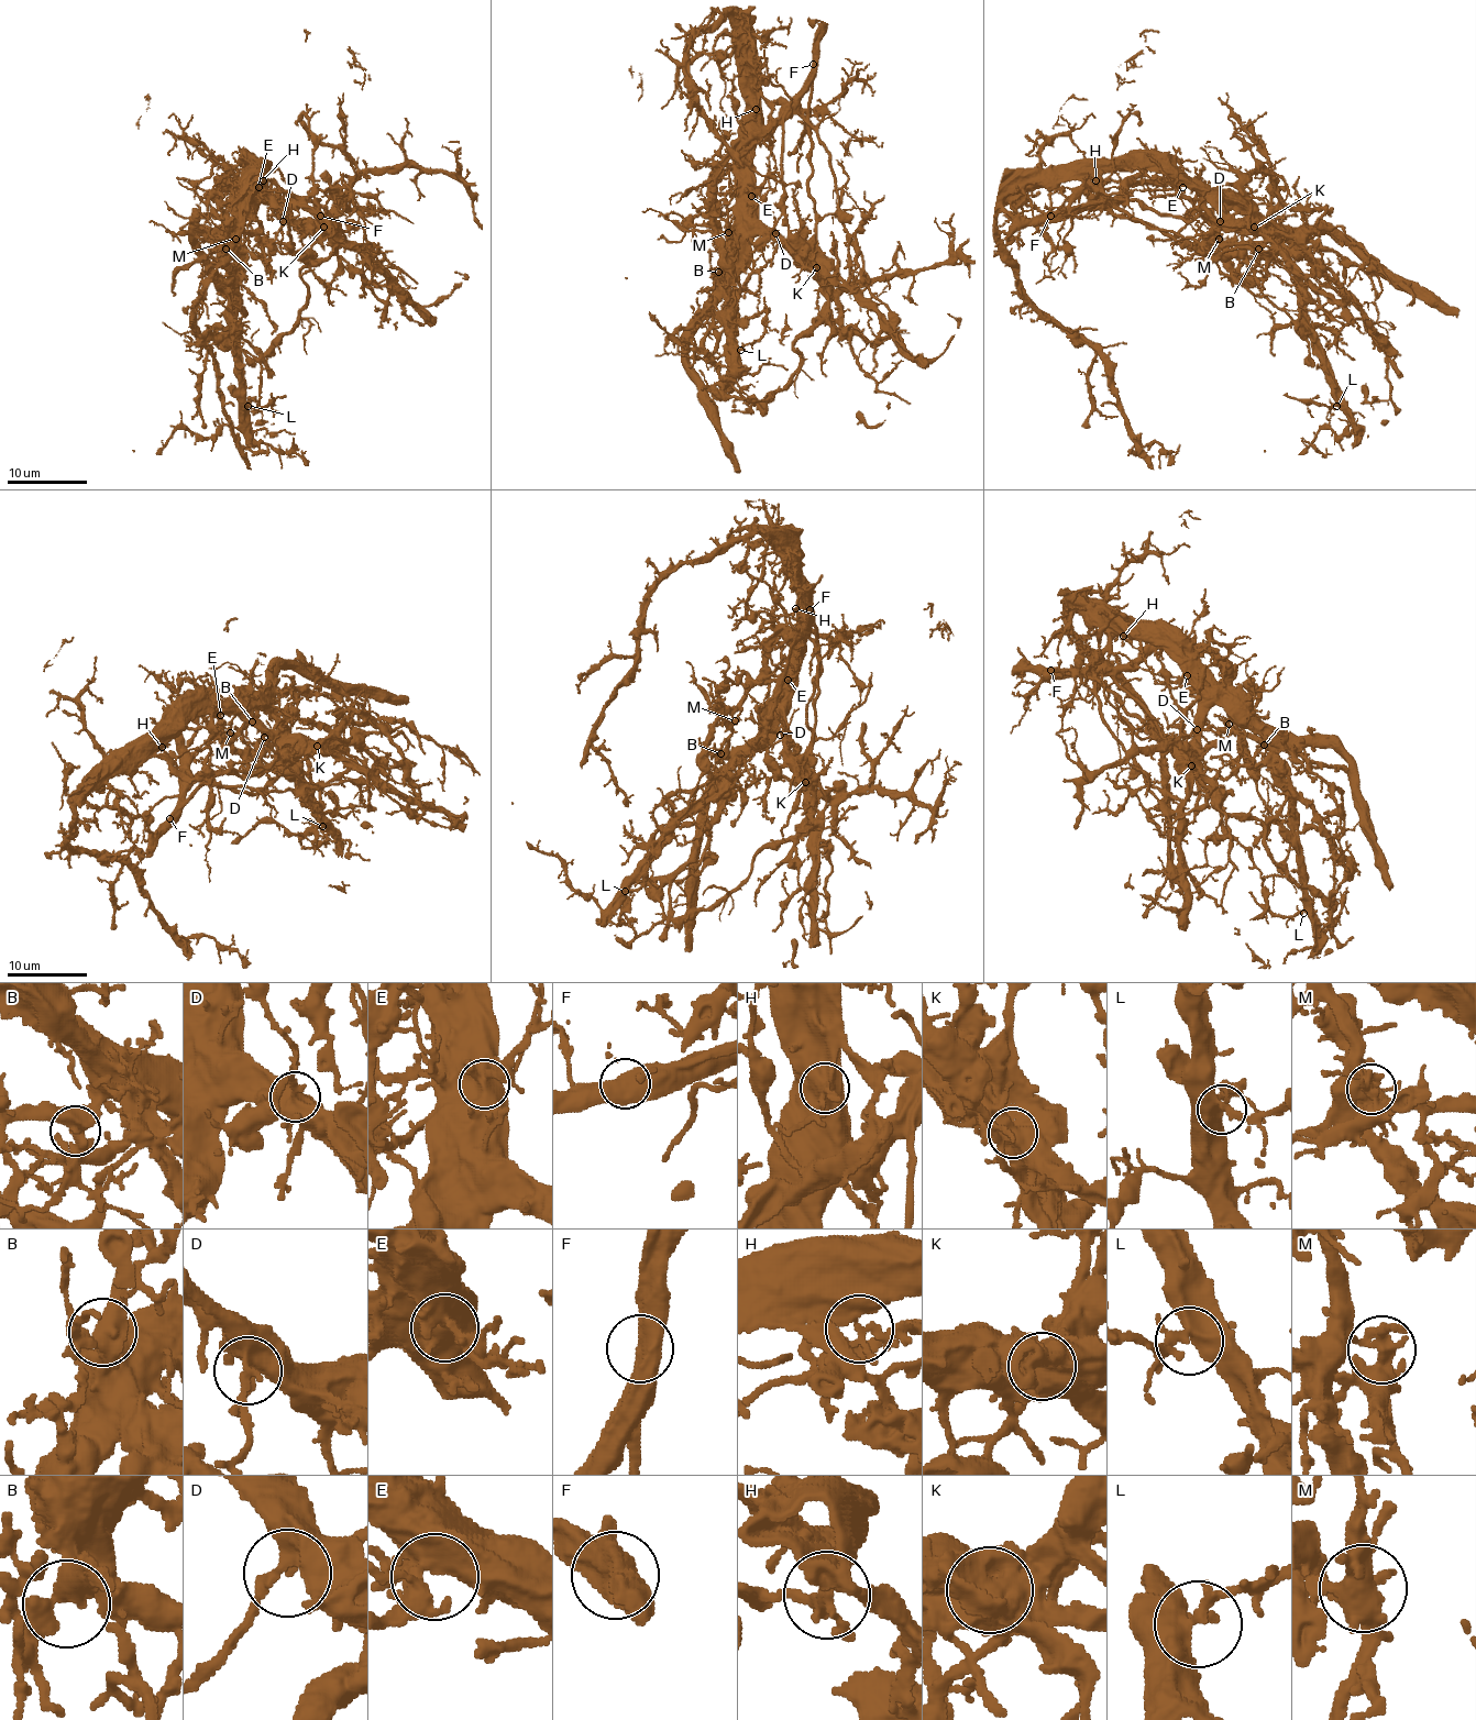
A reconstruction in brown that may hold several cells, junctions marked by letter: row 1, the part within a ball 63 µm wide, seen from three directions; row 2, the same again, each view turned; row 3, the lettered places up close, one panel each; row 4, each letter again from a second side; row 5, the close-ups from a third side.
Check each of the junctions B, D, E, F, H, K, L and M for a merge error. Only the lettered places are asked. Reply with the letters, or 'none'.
F, H, K, M

